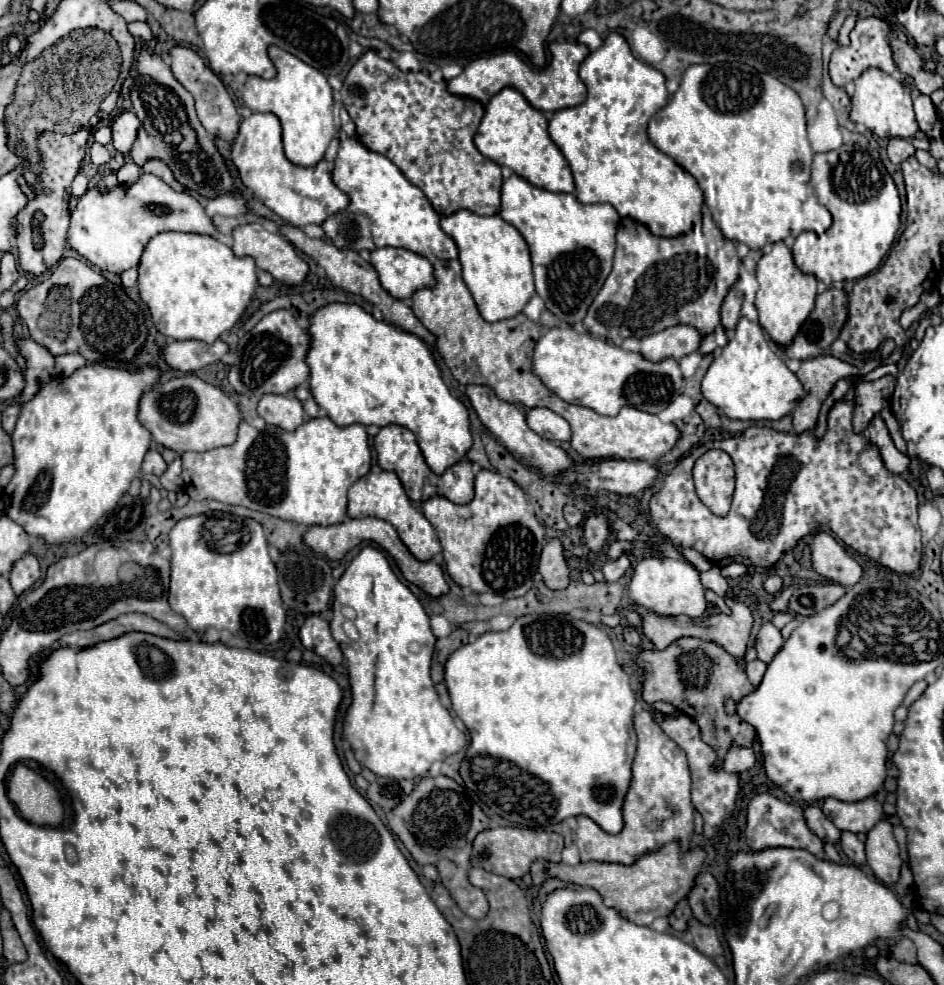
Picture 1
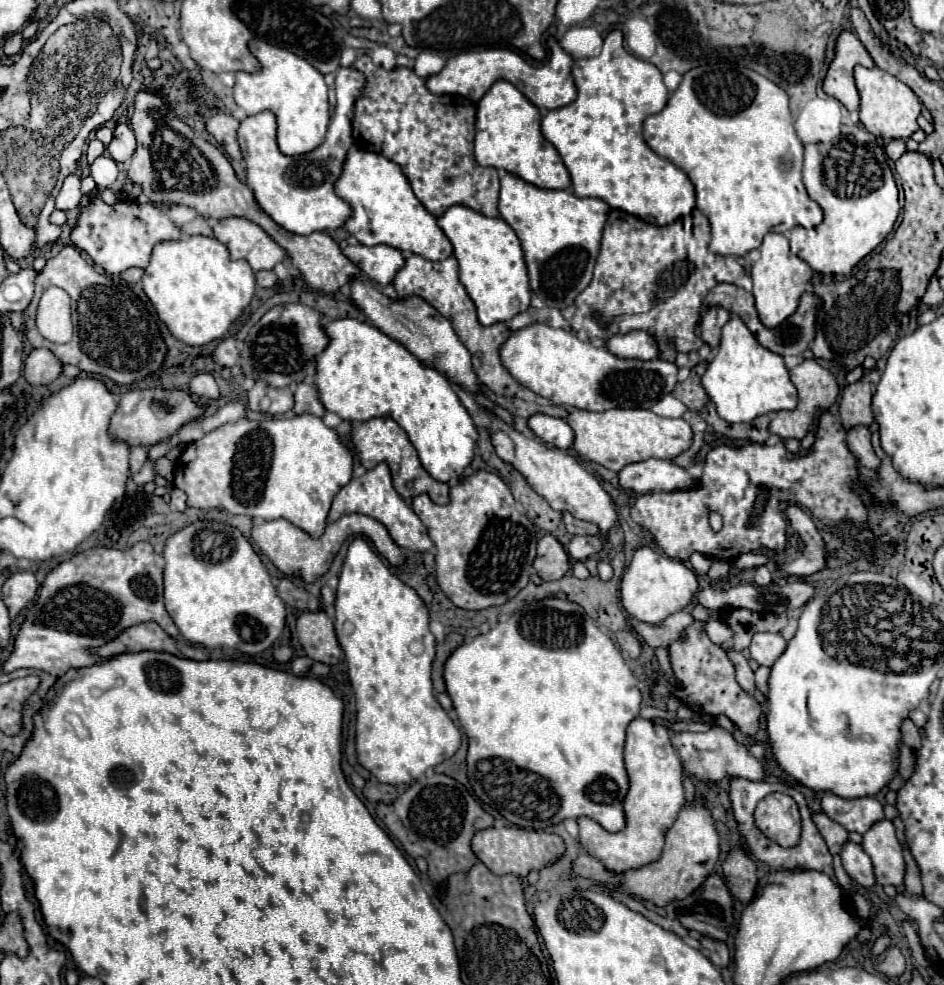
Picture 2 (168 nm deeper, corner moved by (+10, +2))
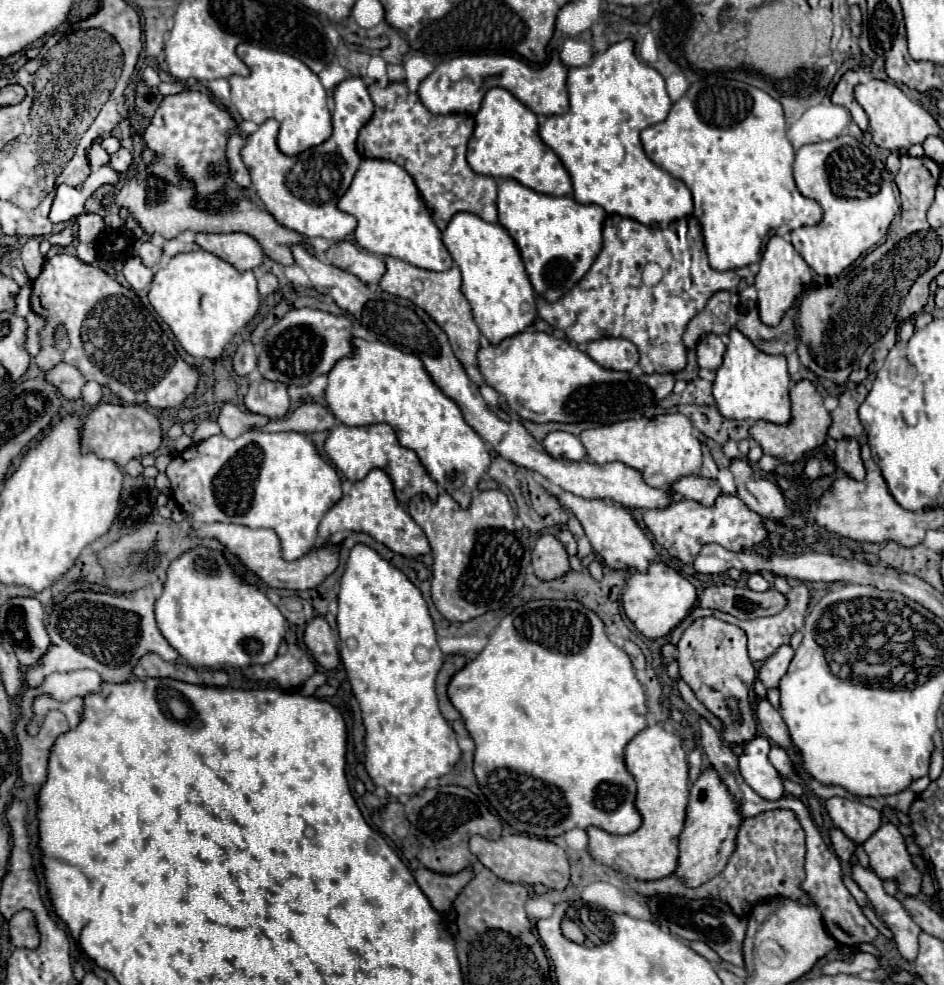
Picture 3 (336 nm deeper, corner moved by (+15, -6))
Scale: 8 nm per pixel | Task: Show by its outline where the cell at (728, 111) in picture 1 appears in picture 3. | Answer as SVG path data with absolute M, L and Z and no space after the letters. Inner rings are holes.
M706 76L694 84L690 84L688 92L672 104L666 120L654 124L654 126L648 126L640 132L640 138L642 138L642 146L644 146L644 152L646 156L658 164L662 170L670 172L674 178L682 180L690 192L692 192L692 198L694 198L694 216L696 220L700 222L702 226L702 234L704 234L704 244L706 244L706 252L708 252L708 262L714 270L736 270L736 268L742 268L742 266L748 266L752 262L758 262L760 260L760 254L762 254L762 248L766 244L766 240L770 236L776 236L776 234L788 234L796 228L802 228L802 226L816 226L820 220L822 220L822 210L818 206L818 202L812 202L808 198L804 198L796 184L794 184L794 176L792 176L792 164L794 164L794 148L792 144L788 142L786 138L786 122L784 122L784 112L782 112L782 106L778 100L774 100L770 94L766 94L764 90L760 88L754 88L746 82L738 82L738 80L730 80L730 78L724 78L724 76Z

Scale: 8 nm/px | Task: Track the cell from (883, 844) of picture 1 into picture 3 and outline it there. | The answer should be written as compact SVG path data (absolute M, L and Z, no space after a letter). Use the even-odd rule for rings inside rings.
M882 824L880 830L864 842L864 850L870 858L870 868L880 880L894 880L900 892L920 896L922 872L914 866L904 838L894 824Z

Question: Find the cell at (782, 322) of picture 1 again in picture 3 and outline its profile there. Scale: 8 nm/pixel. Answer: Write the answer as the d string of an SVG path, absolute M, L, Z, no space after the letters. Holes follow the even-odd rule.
M772 236L764 248L764 254L760 260L760 272L754 278L754 288L758 290L760 320L766 326L778 326L784 312L794 304L796 296L804 290L806 284L810 284L810 280L812 280L810 268L802 260L802 256L794 250L794 246L780 236Z

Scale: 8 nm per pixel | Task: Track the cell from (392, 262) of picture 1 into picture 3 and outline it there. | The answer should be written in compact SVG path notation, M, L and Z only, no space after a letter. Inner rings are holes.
M348 240L332 244L326 256L334 266L358 276L364 284L378 284L386 272L386 264L378 256L356 248Z

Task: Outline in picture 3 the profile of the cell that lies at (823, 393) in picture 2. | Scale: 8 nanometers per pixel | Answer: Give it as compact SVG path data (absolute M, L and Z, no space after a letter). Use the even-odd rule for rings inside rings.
M810 380L796 382L794 388L790 390L790 400L792 400L792 420L788 424L780 426L772 422L756 422L750 428L750 436L762 446L764 454L780 456L786 462L796 462L808 450L814 450L816 446L824 444L830 426L830 412L824 408L824 400Z

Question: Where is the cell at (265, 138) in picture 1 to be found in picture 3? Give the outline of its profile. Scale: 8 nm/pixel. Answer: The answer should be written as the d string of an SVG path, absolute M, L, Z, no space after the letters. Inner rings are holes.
M350 76L334 90L332 136L320 146L310 148L298 156L282 154L276 146L276 134L280 126L276 120L266 120L254 134L246 138L240 154L250 172L252 188L278 224L302 236L320 236L334 242L344 240L356 228L356 218L340 212L336 202L348 190L352 176L360 166L356 138L358 130L372 116L372 110L374 102L370 100L364 80L360 76Z

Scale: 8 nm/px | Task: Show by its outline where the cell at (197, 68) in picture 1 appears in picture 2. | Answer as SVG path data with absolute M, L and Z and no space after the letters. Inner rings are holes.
M207 114L207 130L215 136L215 140L219 144L223 144L225 152L241 162L243 156L241 156L241 150L239 150L239 142L237 142L237 126L239 126L239 120L235 120L233 116L229 114Z

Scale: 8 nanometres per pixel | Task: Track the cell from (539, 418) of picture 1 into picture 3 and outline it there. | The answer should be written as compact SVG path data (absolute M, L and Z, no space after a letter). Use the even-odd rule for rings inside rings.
M550 432L544 440L542 440L544 450L548 450L548 454L552 454L554 458L568 458L568 460L582 460L586 450L580 442L578 436L570 434L570 432Z

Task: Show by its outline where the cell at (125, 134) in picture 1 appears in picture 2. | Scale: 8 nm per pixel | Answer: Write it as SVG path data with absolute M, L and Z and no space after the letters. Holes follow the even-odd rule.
M117 124L115 128L115 138L111 140L111 144L107 146L109 154L113 156L115 162L129 162L133 152L135 152L135 134L127 124Z

